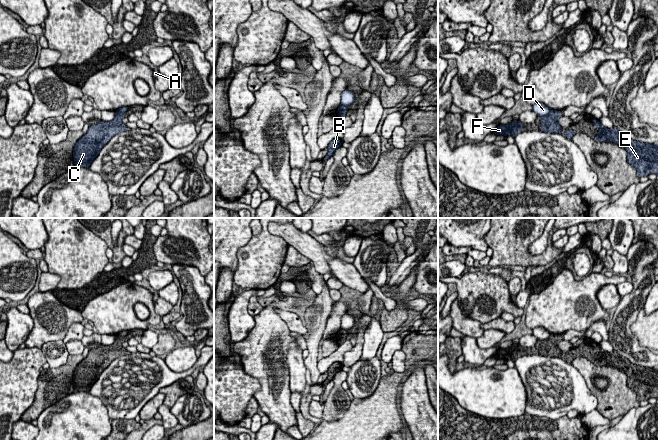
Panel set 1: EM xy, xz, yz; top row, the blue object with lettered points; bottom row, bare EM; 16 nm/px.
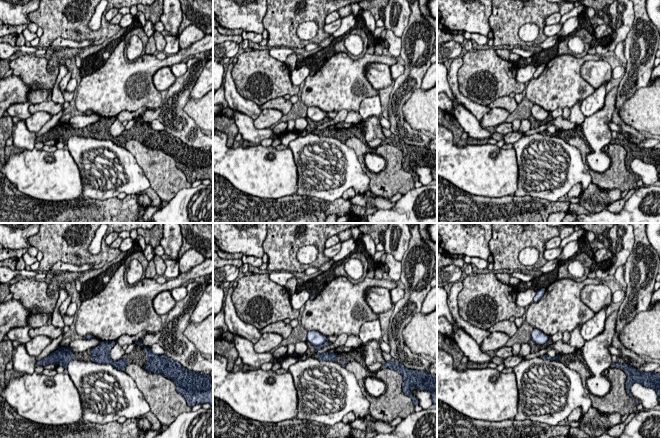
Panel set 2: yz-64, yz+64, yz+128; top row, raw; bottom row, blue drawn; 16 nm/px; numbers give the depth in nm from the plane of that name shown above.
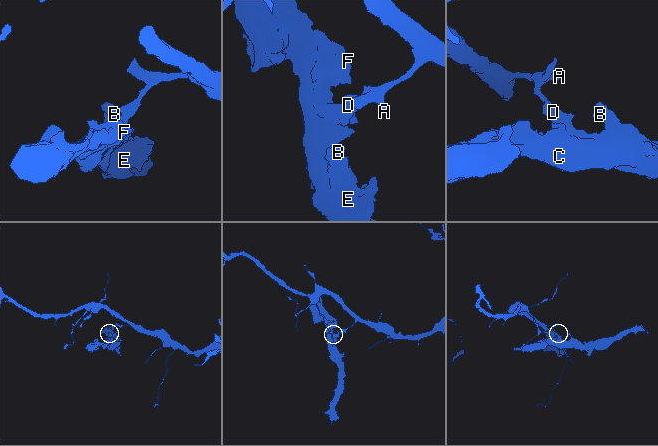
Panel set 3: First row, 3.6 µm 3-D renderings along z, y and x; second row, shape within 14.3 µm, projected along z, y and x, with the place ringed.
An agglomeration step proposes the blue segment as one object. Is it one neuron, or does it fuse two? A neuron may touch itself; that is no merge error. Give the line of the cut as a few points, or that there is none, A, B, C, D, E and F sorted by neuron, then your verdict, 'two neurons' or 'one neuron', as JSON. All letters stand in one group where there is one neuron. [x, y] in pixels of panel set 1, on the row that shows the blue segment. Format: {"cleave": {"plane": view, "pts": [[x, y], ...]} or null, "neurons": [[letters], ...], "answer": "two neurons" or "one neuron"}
{"cleave": {"plane": "yz", "pts": [[550, 110], [547, 114], [540, 116]]}, "neurons": [["A", "D"], ["B", "C", "E", "F"]], "answer": "two neurons"}

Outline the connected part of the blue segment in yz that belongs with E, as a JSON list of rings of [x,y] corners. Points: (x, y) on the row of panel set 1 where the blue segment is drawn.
[[[594,118],[594,125],[600,132],[594,135],[600,142],[614,142],[627,151],[627,162],[637,171],[639,178],[654,173],[658,176],[658,146],[632,140],[627,134],[620,132],[616,127],[608,129]]]

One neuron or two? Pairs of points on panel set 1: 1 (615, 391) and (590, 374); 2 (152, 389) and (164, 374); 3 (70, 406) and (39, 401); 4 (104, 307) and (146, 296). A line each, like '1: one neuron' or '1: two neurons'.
1: one neuron
2: one neuron
3: two neurons
4: one neuron

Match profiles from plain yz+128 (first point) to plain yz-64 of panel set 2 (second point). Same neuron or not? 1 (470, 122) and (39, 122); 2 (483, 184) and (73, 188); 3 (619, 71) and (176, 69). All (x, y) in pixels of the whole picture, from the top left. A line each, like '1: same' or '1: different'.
1: different
2: same
3: same

